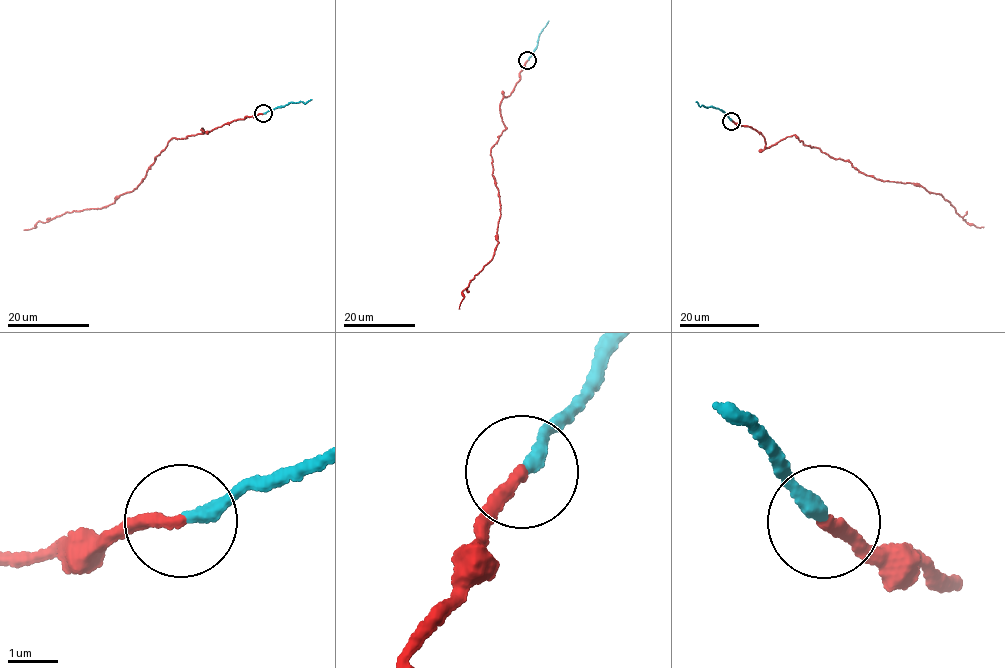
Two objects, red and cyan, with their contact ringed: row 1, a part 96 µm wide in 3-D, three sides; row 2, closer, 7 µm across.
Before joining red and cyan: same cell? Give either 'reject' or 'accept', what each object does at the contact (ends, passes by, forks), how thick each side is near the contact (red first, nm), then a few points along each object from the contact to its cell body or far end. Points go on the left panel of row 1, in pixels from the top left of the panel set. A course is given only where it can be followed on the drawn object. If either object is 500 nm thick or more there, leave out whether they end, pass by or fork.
accept; red ends there; cyan ends there; 260 nm thick on the red side, 280 nm on the other; red runs (263, 113), (173, 138), (135, 189), (96, 209), (72, 211), (23, 230); cyan runs (263, 113), (292, 101), (304, 103), (311, 99)

